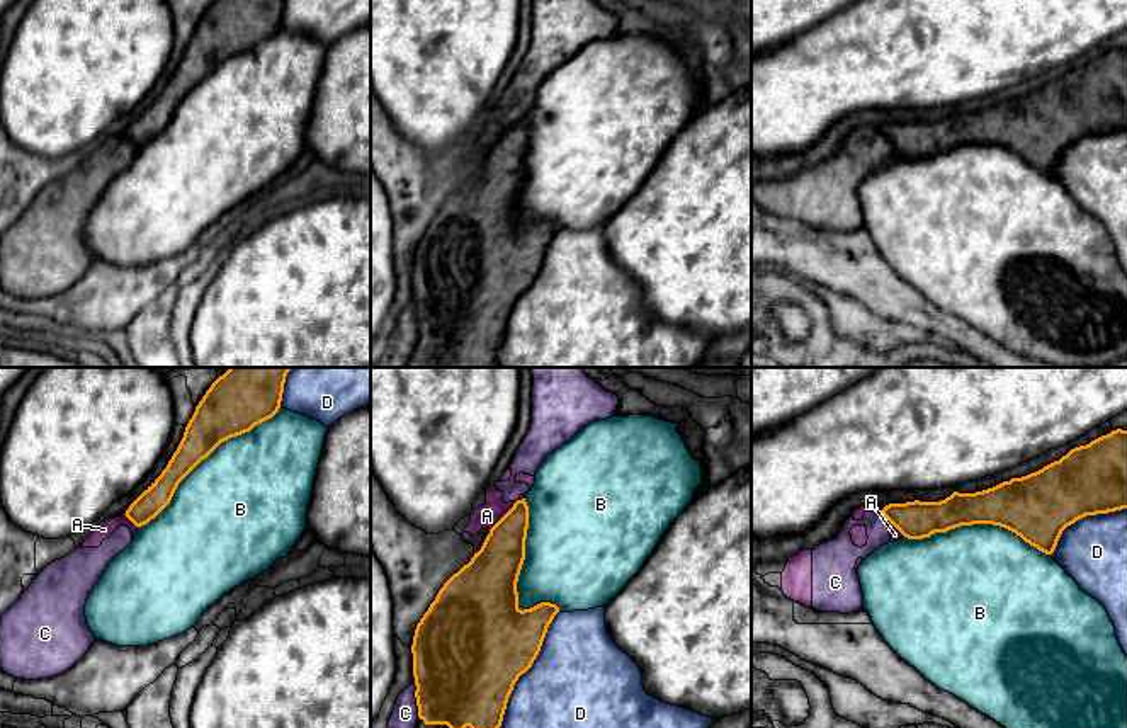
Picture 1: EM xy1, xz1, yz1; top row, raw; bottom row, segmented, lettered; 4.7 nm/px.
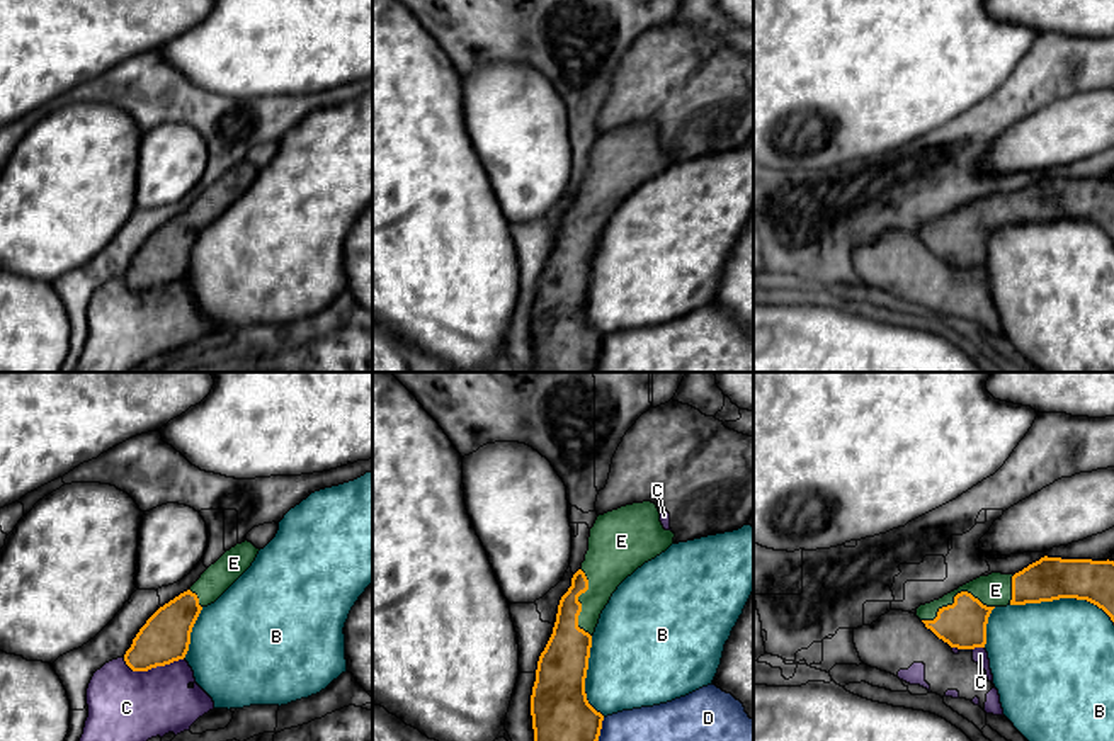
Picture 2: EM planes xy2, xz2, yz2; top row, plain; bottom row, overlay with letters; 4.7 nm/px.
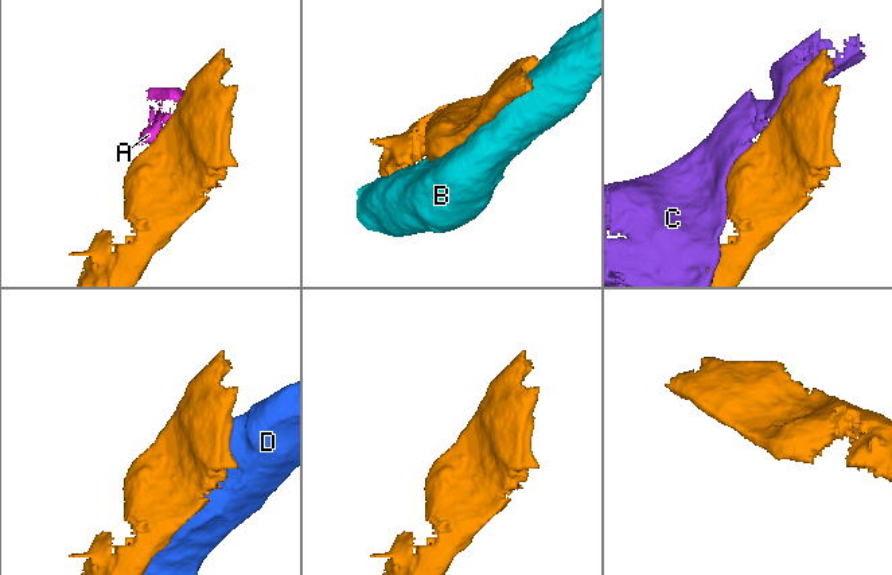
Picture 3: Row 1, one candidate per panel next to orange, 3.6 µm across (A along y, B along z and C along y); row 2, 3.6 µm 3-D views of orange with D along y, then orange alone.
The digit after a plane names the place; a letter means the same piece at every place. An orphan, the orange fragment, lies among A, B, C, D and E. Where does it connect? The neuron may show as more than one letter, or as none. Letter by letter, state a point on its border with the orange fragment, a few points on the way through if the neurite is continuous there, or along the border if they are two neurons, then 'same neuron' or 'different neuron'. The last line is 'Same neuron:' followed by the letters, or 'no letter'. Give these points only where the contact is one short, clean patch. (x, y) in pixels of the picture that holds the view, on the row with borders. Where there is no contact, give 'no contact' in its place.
A: meets orange in xz1 at (504, 516); different neuron
B: meets orange in xz1 at (519, 574); different neuron
C: meets orange in xy2 at (152, 667); different neuron
D: meets orange in xz1 at (527, 669); different neuron
E: meets orange in yz2 at (954, 597); same neuron
Same neuron: E

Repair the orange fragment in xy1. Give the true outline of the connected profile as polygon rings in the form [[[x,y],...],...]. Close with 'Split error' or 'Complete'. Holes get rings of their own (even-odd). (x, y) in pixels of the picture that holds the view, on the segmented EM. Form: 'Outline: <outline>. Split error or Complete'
Outline: [[[229,367],[206,391],[161,475],[129,505],[126,517],[141,527],[172,500],[178,483],[221,442],[272,418],[292,367]]]. Complete

